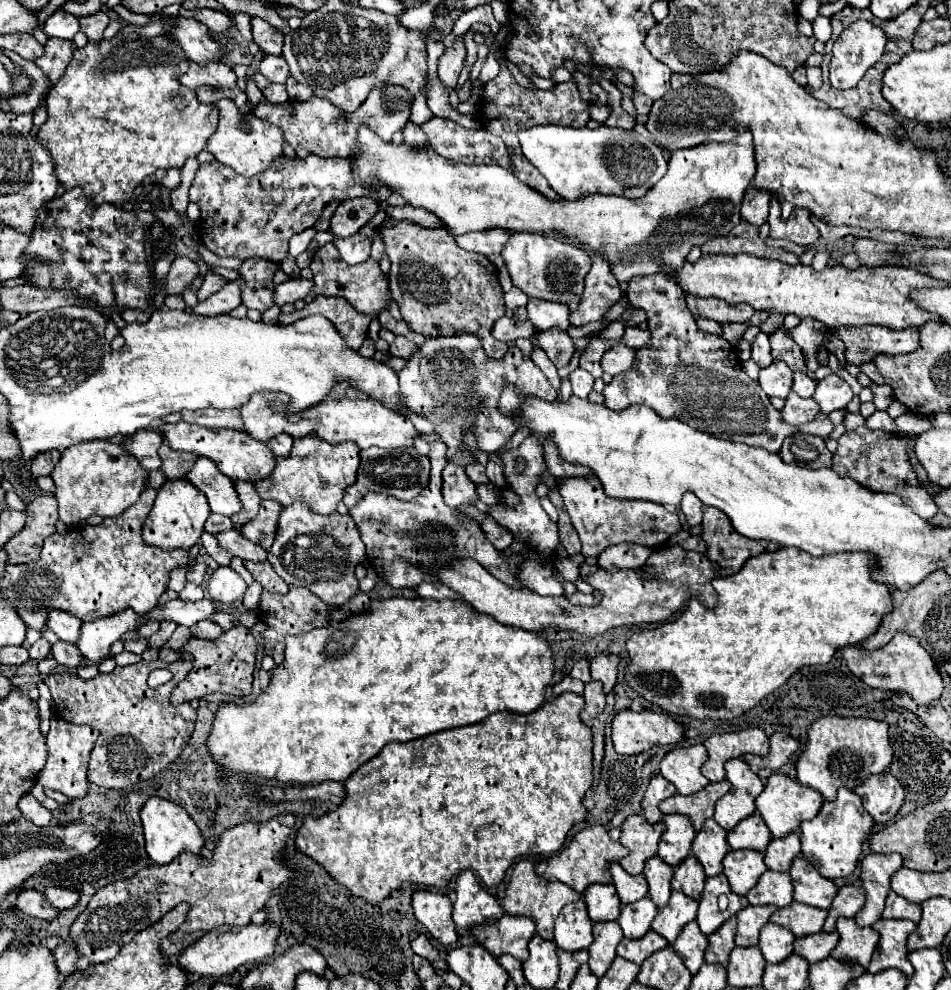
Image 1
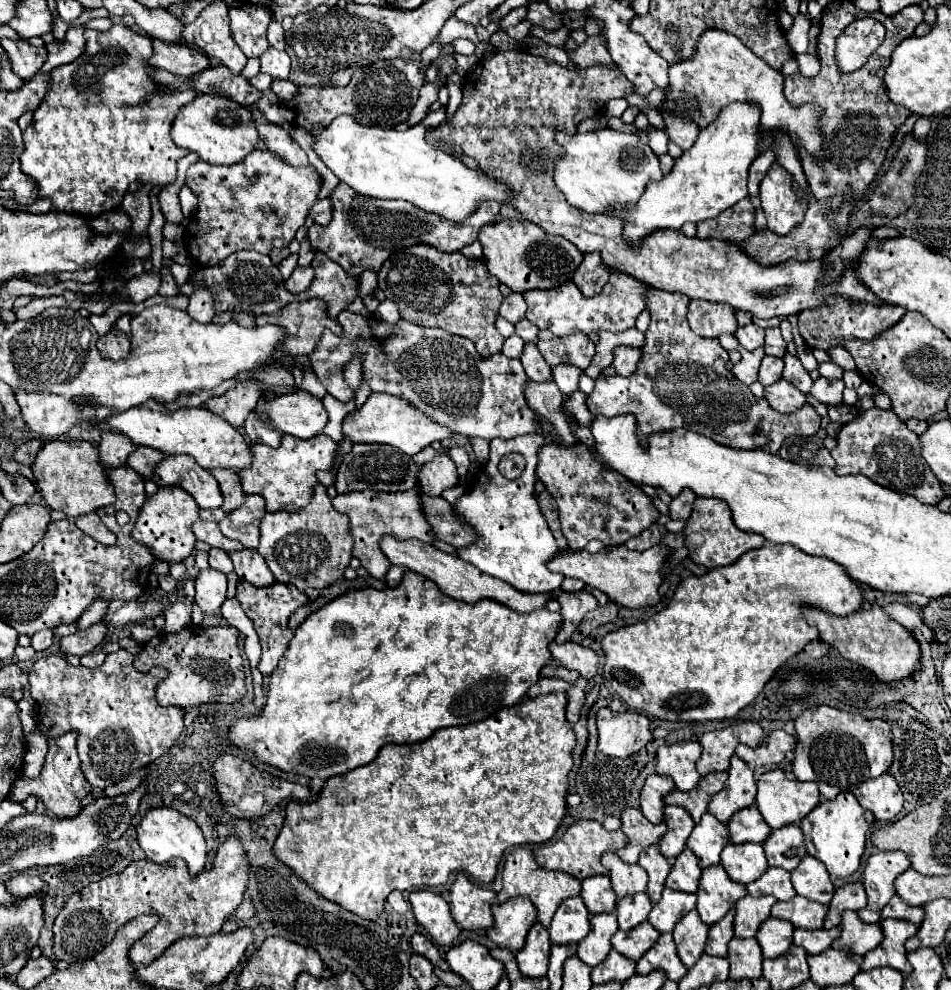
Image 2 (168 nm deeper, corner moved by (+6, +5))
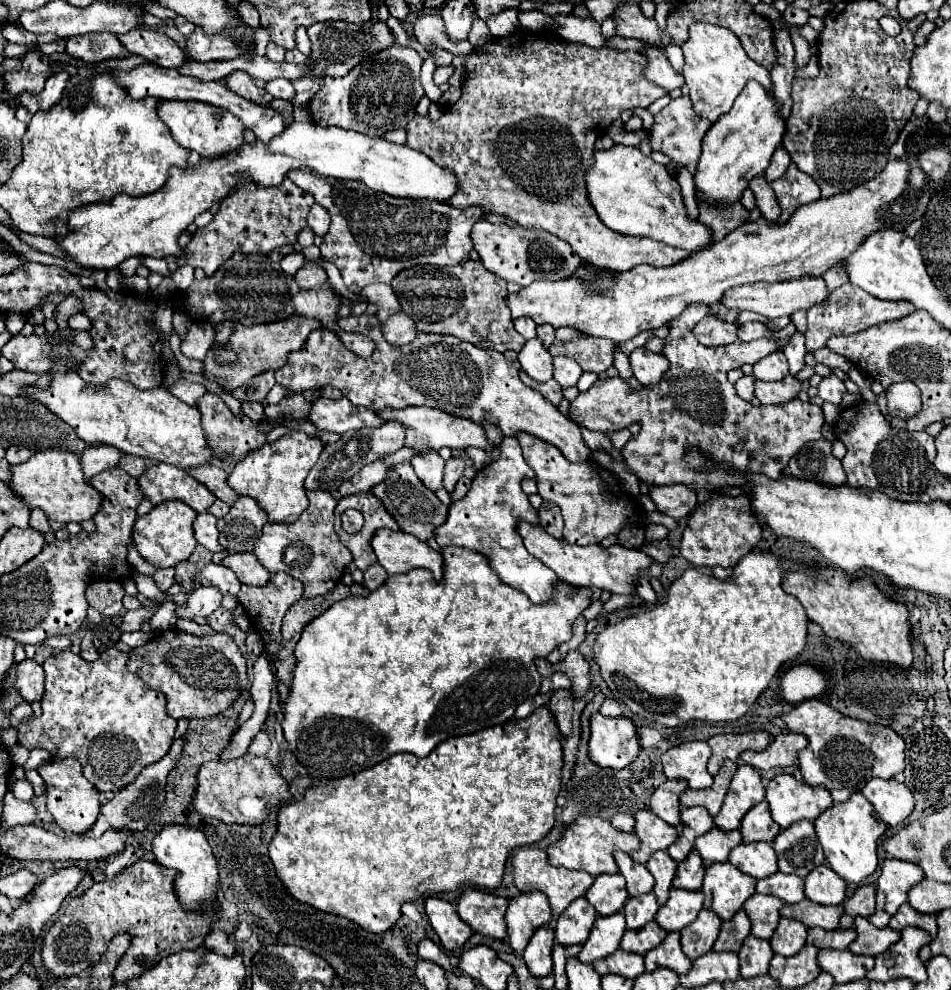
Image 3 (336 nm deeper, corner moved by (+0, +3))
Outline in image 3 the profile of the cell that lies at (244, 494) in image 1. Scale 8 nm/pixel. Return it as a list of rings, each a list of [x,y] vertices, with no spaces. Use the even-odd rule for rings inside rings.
[[[204,463],[204,465],[192,467],[186,473],[190,473],[196,481],[200,481],[204,487],[208,487],[220,501],[232,505],[238,499],[238,495],[232,493],[232,489],[228,489],[228,483],[226,483],[228,473],[220,467],[214,467],[214,463]]]

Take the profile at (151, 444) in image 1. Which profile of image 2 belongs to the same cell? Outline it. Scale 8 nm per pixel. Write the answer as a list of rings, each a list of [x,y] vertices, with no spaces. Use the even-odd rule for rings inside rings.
[[[112,429],[102,431],[102,441],[98,445],[98,451],[100,451],[100,461],[106,467],[124,467],[134,449],[136,445],[126,435]]]

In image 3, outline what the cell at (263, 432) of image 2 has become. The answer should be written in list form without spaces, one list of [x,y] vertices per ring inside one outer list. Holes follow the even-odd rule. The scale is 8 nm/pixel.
[[[244,401],[244,403],[242,403],[242,411],[244,411],[244,415],[248,415],[252,421],[264,419],[264,405],[258,403],[258,401]]]

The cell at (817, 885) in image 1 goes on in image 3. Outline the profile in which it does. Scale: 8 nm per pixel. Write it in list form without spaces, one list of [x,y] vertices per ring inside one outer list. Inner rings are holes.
[[[826,863],[808,873],[806,897],[820,905],[840,905],[846,897],[846,881],[836,875]]]

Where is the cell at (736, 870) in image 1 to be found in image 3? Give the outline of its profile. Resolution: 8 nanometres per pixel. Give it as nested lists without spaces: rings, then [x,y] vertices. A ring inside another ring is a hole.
[[[742,843],[730,853],[730,863],[754,879],[764,879],[778,871],[776,853],[770,843]]]

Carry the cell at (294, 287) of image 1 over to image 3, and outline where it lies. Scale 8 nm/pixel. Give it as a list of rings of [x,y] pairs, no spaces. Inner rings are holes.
[[[306,263],[302,269],[298,269],[298,273],[294,277],[300,283],[300,287],[304,287],[304,289],[312,289],[312,287],[324,285],[328,281],[324,269],[318,267],[316,263]]]

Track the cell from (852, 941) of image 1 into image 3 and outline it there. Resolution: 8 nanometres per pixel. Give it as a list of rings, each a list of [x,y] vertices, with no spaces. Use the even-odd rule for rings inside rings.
[[[856,917],[854,927],[856,927],[858,937],[850,945],[850,951],[858,953],[858,955],[872,955],[872,957],[876,957],[878,953],[884,953],[890,945],[894,945],[900,939],[900,931],[894,931],[890,927],[878,929],[864,917]]]

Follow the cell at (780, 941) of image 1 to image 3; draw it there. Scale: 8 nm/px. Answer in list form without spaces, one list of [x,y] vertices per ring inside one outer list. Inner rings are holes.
[[[780,919],[774,935],[770,937],[770,945],[778,955],[794,955],[806,945],[808,927],[794,919]]]

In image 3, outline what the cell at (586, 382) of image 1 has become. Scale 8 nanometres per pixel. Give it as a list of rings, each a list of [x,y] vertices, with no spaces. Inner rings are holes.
[[[564,355],[554,357],[554,379],[562,387],[574,387],[580,375],[582,375],[582,367],[576,361],[572,361]]]

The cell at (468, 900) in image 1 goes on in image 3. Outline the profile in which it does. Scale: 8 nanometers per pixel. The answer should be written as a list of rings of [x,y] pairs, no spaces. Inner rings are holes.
[[[466,889],[456,909],[476,933],[494,939],[506,939],[504,913],[508,909],[508,899],[482,889]]]

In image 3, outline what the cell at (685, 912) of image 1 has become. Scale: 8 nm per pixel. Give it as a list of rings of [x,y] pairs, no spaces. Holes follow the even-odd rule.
[[[670,889],[670,899],[658,909],[656,921],[666,931],[682,931],[702,909],[704,895],[700,891]]]

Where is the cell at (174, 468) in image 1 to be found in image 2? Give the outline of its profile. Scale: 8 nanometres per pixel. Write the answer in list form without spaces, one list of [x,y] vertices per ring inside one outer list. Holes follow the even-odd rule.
[[[138,447],[134,451],[134,455],[130,455],[130,459],[128,459],[128,467],[132,467],[134,471],[138,471],[142,477],[152,477],[154,467],[164,457],[166,455],[162,455],[162,451],[154,451],[152,447]]]

